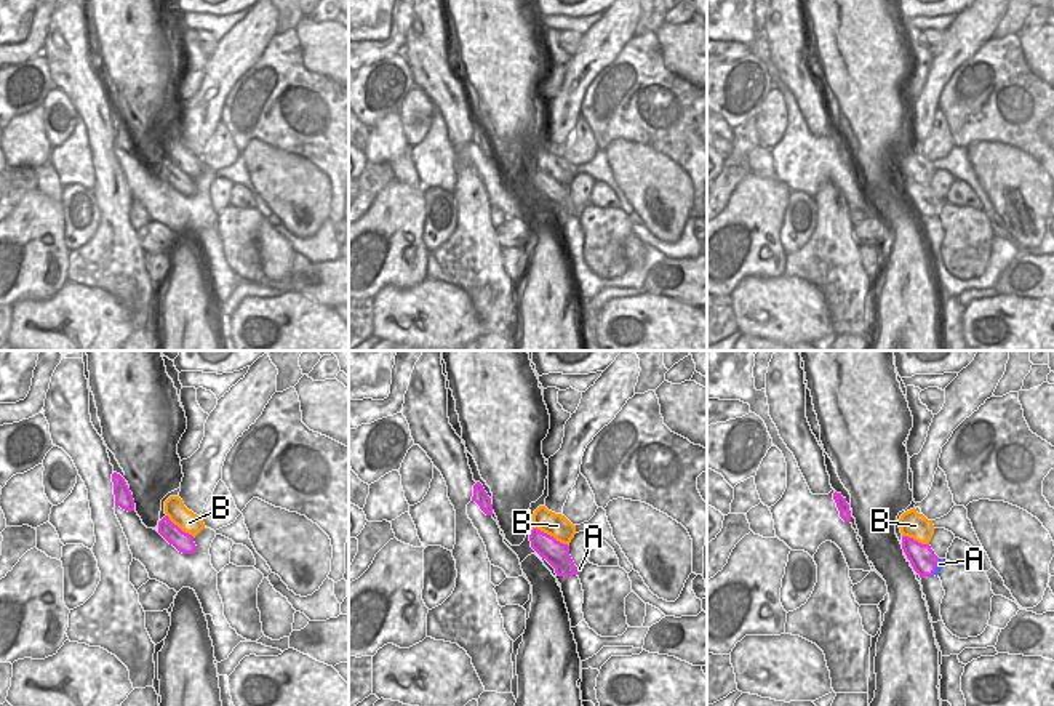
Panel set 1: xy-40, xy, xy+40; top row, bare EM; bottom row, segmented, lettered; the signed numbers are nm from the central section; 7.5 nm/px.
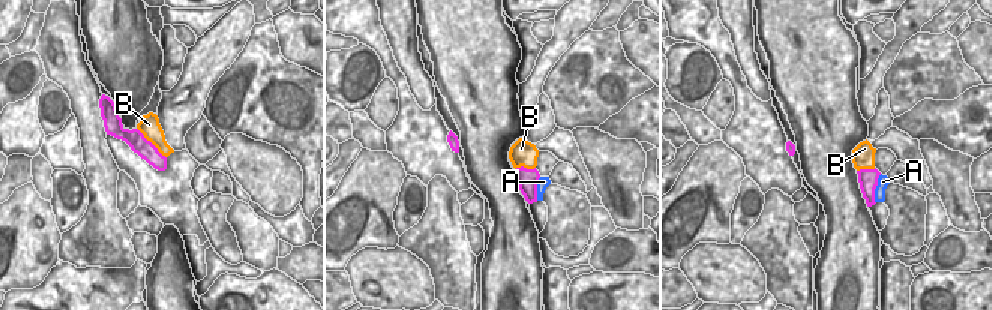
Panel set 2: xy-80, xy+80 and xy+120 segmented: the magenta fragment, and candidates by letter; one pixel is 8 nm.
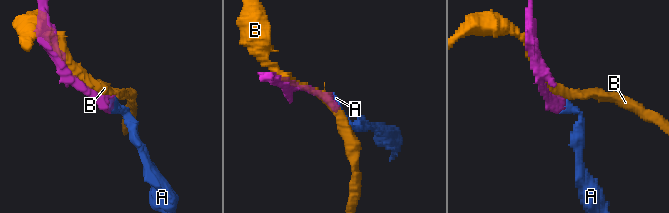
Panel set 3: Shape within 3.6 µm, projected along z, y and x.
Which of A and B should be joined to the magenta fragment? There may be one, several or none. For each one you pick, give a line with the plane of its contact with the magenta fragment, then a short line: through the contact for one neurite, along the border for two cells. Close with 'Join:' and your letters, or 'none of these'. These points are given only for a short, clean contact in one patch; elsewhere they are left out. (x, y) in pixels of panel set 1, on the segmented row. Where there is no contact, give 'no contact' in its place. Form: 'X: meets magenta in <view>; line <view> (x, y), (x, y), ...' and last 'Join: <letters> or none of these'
A: meets magenta in xy+40; line xy+40 (922, 557), (934, 567), (939, 564)
Join: A

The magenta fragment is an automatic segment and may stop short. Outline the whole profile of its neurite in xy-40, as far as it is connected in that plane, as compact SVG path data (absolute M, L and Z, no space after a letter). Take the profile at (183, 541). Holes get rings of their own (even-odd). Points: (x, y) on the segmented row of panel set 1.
M168 515L158 522L158 533L182 554L194 554L197 551L194 536L174 525Z

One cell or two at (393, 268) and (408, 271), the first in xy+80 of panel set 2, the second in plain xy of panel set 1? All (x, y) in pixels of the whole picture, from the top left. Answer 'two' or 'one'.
two

